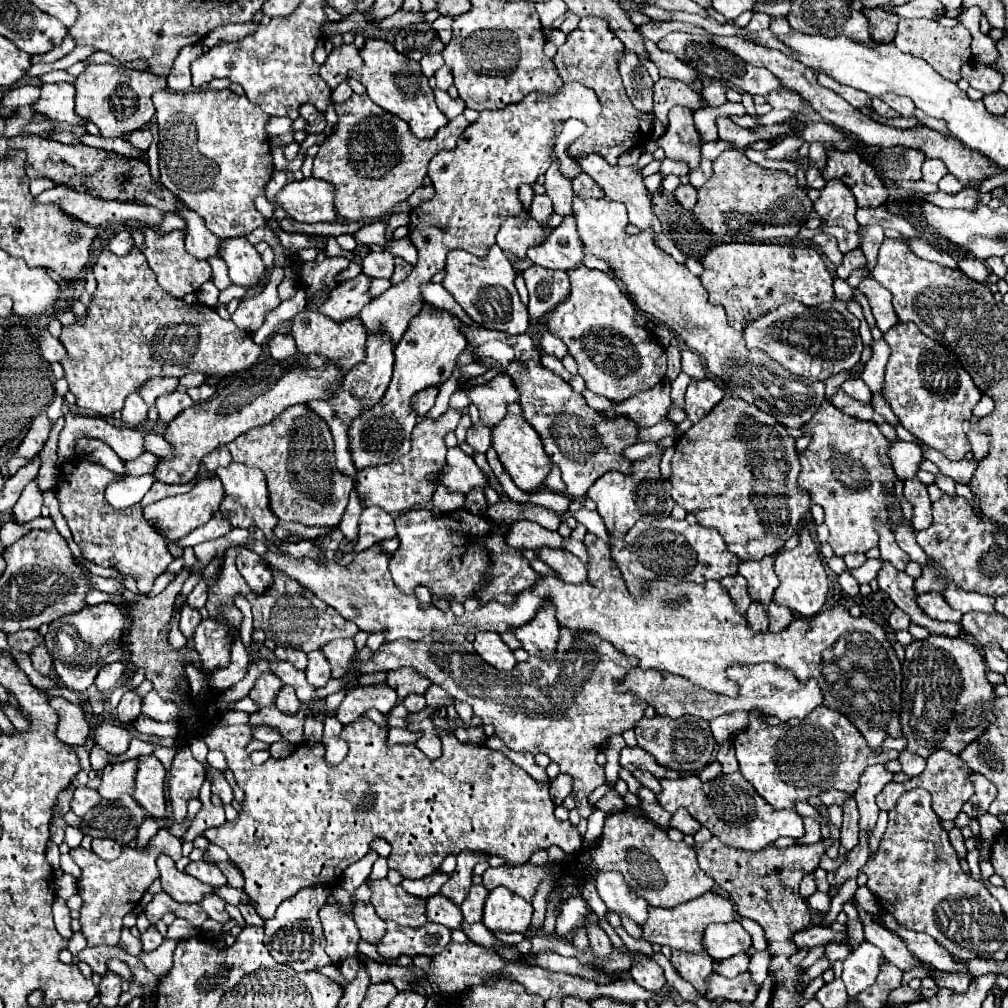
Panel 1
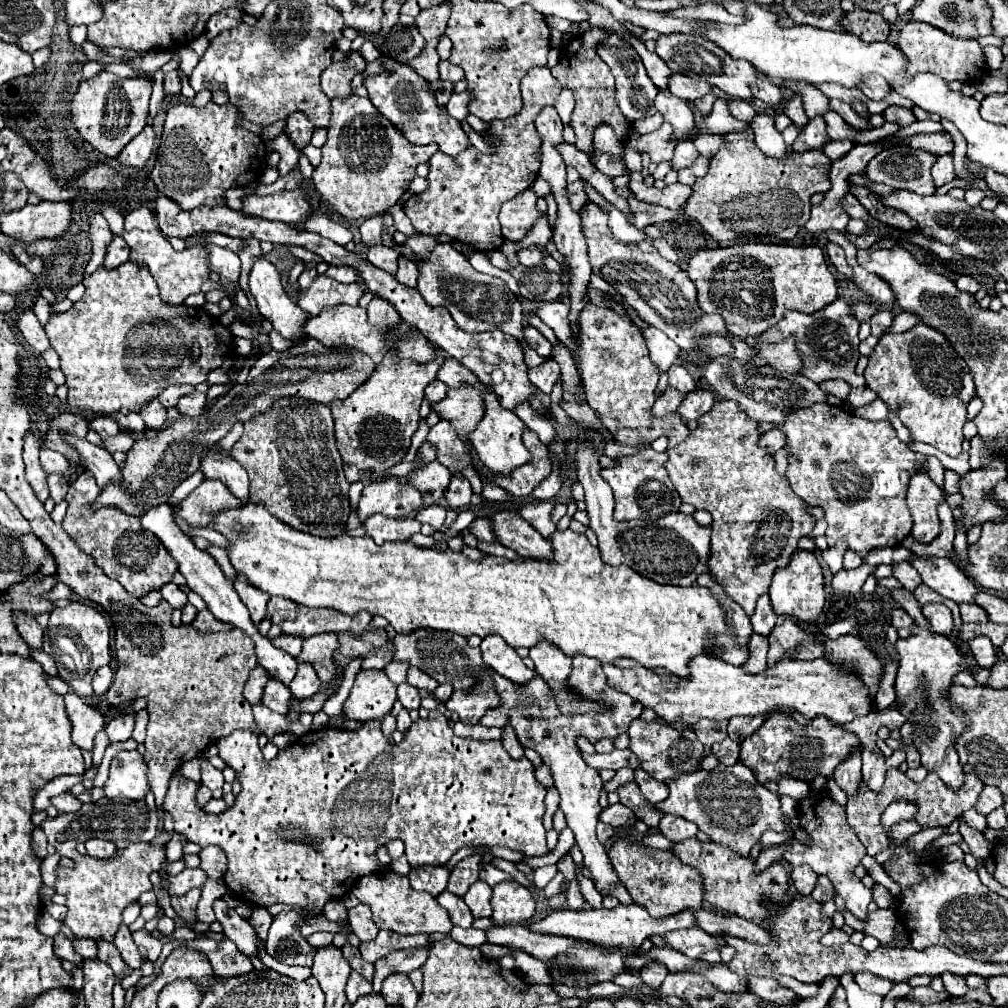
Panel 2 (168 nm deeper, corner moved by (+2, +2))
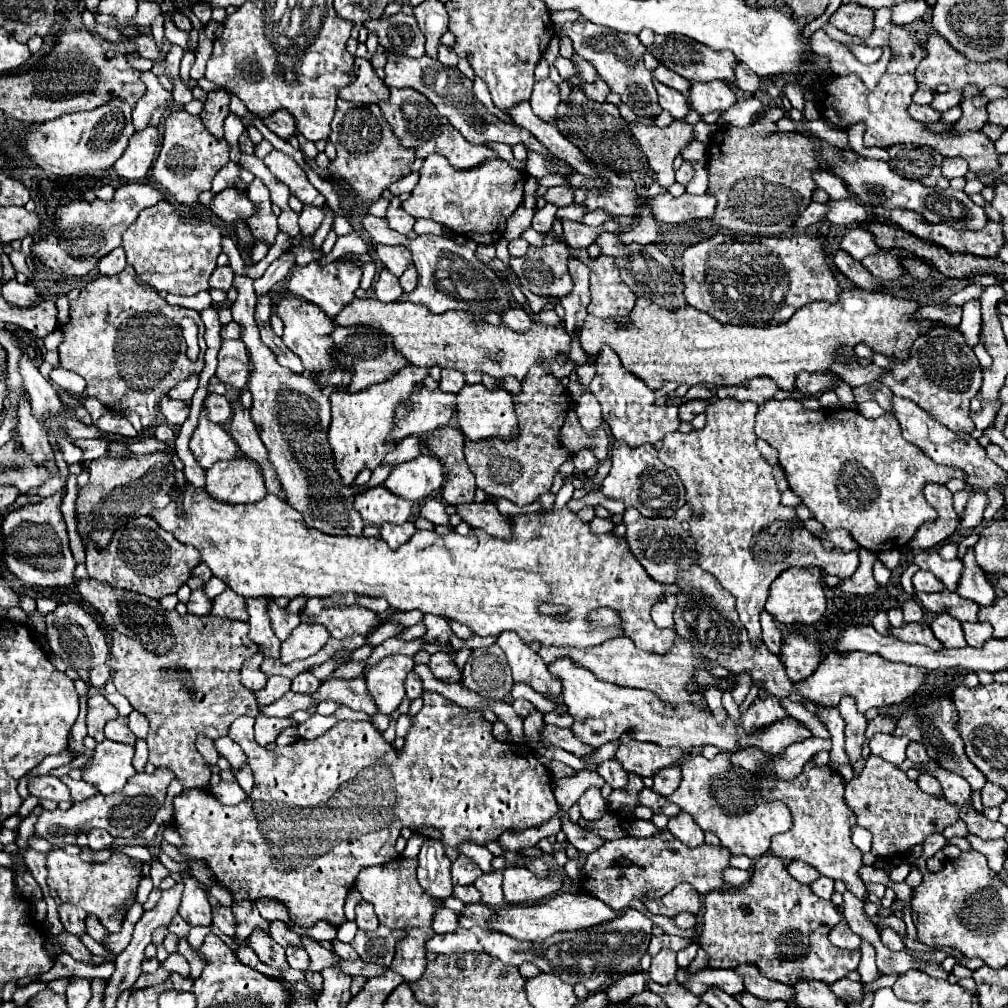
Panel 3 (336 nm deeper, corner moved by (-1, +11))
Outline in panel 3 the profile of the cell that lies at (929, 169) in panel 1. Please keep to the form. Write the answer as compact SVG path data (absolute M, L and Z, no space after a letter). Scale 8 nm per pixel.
M945 158L941 164L941 172L947 180L957 178L957 176L965 176L967 172L967 162L961 158Z

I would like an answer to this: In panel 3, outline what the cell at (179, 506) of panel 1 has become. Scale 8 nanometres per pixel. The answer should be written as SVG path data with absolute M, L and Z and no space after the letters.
M237 458L235 462L217 462L207 470L205 492L227 504L257 502L267 494L265 480L255 462Z

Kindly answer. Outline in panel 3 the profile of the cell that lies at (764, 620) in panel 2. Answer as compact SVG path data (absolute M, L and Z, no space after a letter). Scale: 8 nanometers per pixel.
M761 612L761 628L763 628L763 642L767 644L769 652L771 654L779 654L779 648L781 648L781 630L777 628L777 622L775 618L769 614L769 612Z

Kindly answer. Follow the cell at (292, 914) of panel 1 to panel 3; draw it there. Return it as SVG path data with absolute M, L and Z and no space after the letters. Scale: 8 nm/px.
M289 946L289 948L287 948L287 962L289 962L291 968L307 970L307 968L309 968L309 954L305 952L305 948Z

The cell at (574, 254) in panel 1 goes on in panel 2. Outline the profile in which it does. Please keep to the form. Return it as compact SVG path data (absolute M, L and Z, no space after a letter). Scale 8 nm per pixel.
M530 245L530 247L526 247L526 249L520 249L520 251L516 253L516 257L518 257L518 261L520 261L522 265L526 265L526 267L542 265L542 261L544 261L544 255L538 251L536 245Z

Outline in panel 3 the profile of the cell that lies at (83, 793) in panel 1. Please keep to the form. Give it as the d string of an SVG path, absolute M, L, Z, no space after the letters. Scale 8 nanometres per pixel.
M37 776L37 778L31 778L29 780L29 792L33 796L37 796L39 800L55 800L55 802L61 802L61 800L71 800L71 792L67 788L65 782L61 782L59 778L53 778L53 776Z

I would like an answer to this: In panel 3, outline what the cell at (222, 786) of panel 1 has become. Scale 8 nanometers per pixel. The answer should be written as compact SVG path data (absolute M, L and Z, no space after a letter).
M199 738L199 752L201 756L209 762L209 766L215 766L217 760L219 760L219 754L213 746L213 740L207 740L207 738Z

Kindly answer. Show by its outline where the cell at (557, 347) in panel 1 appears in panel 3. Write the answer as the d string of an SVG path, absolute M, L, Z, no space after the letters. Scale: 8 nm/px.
M509 308L507 314L501 316L501 320L515 332L529 332L533 320L529 318L529 314L523 308Z

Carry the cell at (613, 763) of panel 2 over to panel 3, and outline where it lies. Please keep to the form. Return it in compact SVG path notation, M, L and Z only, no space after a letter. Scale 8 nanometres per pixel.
M545 726L543 730L543 740L549 740L549 744L553 746L559 746L575 756L581 756L581 758L587 758L587 756L593 756L595 754L595 748L581 742L579 738L575 738L573 730L571 728L559 728L559 726Z

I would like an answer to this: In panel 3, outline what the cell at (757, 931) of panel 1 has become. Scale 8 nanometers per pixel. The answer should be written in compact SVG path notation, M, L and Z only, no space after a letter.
M843 978L843 980L837 980L829 986L833 990L835 996L839 998L845 998L845 1002L853 1002L855 998L863 998L863 992L861 992L861 982L853 982L849 978Z

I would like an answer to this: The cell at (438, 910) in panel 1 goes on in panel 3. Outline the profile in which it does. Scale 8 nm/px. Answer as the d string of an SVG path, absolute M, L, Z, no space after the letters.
M473 884L471 886L455 886L453 888L453 896L459 898L463 904L477 904L477 902L481 902L479 892L475 890Z

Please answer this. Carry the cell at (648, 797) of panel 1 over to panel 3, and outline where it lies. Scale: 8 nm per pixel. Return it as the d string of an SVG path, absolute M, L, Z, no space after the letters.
M605 760L599 764L597 772L605 778L605 782L615 788L615 790L623 790L627 786L629 780L629 772L623 770L623 766L617 760Z

